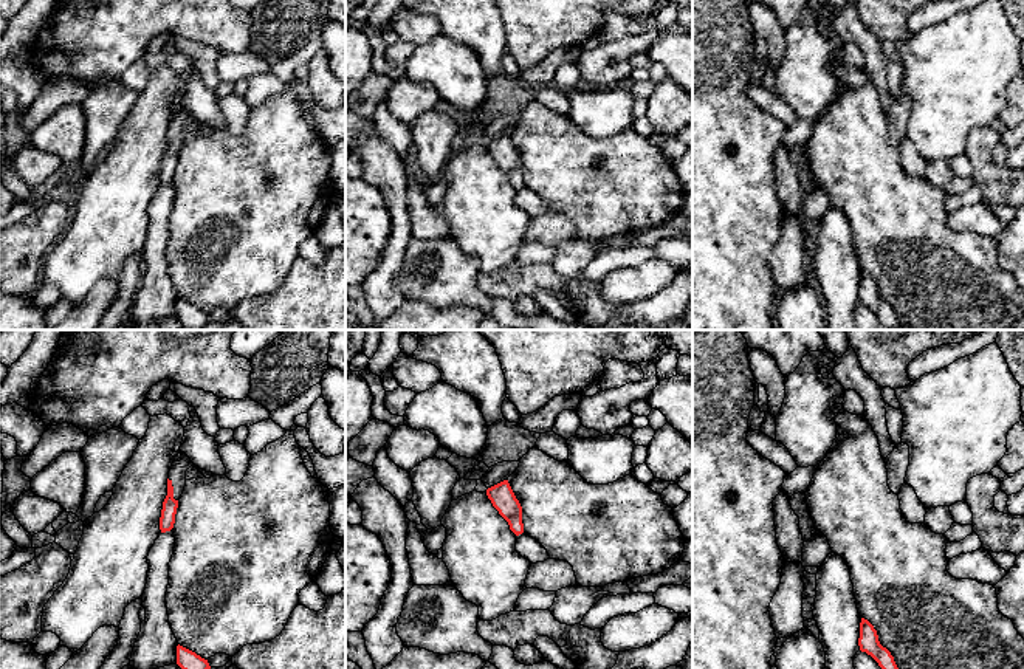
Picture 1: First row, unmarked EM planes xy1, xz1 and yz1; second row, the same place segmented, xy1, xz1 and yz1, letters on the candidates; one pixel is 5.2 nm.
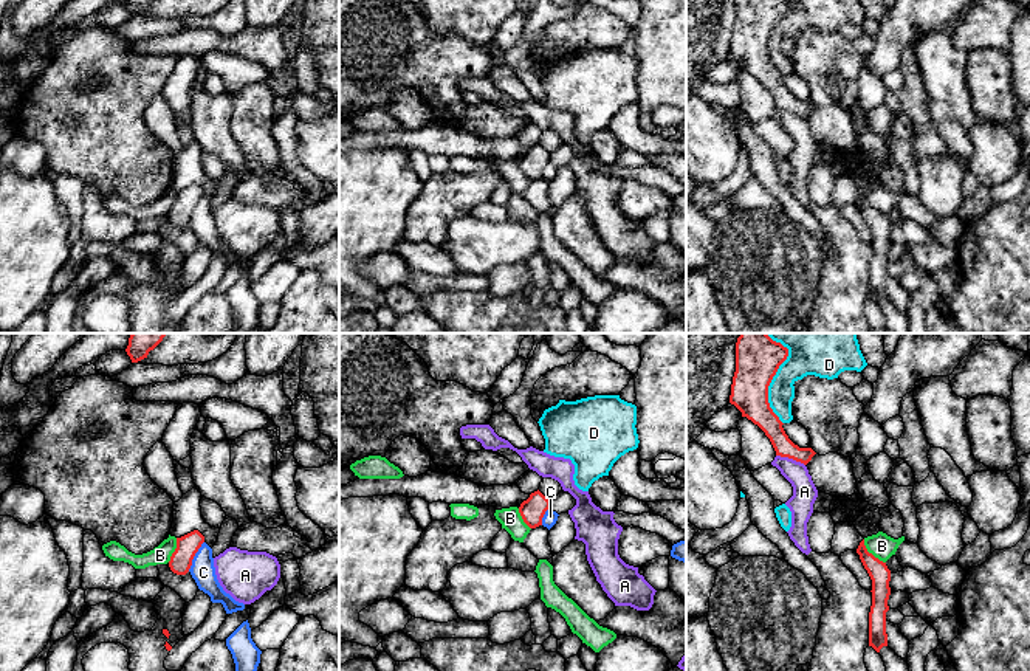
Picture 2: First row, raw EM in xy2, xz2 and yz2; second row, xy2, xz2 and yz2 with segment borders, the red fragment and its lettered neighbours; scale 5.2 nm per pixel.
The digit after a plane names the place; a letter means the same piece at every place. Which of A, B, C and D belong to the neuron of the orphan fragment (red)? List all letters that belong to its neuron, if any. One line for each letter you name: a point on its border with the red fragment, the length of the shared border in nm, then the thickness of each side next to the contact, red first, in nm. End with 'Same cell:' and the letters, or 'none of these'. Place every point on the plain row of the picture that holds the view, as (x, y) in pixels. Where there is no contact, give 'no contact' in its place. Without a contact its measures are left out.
Same cell: none of these

